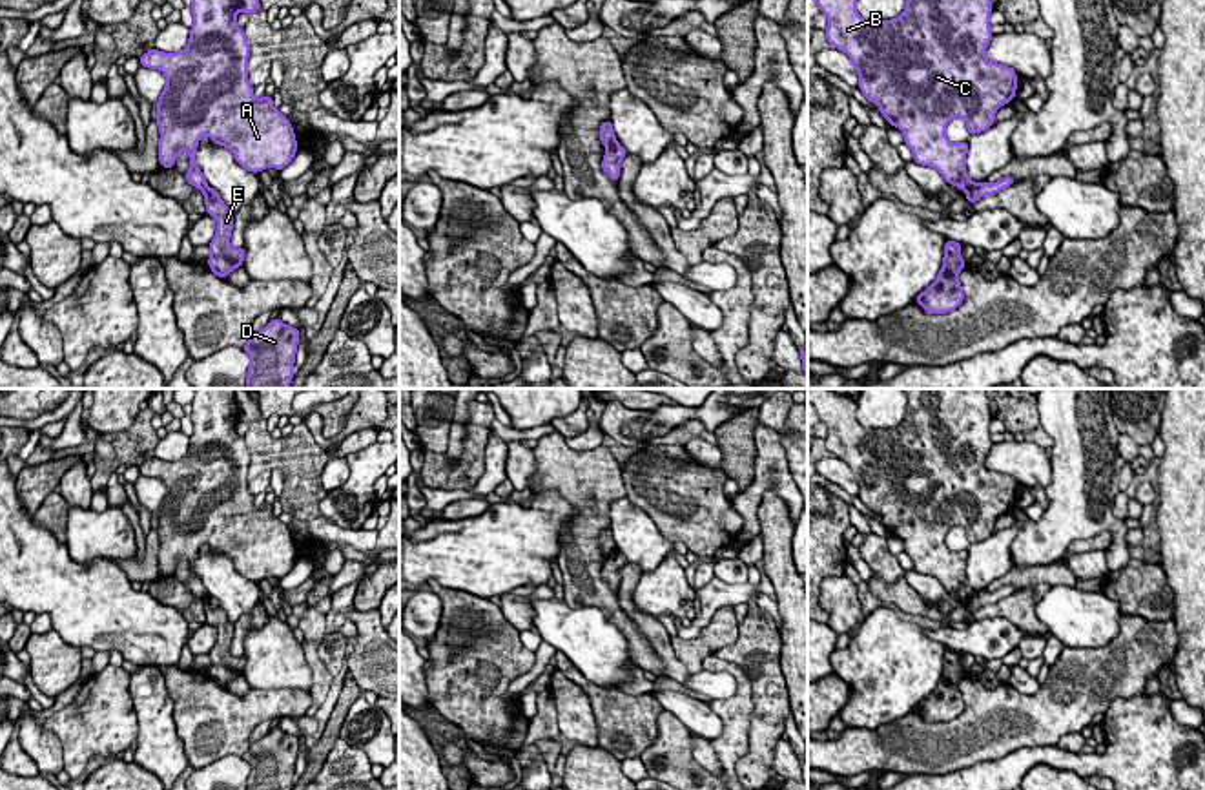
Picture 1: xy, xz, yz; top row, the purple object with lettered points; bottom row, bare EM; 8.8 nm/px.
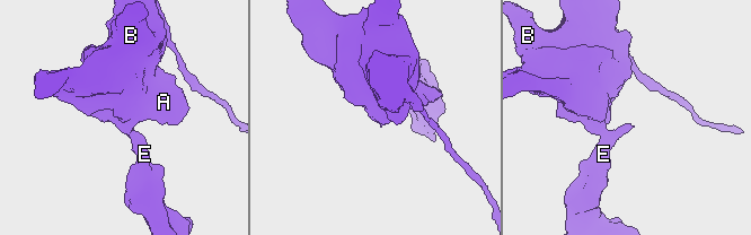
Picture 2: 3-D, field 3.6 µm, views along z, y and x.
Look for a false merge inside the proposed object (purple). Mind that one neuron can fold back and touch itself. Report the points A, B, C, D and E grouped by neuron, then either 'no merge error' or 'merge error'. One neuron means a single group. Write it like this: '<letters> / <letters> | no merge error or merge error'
A B C / D E | merge error

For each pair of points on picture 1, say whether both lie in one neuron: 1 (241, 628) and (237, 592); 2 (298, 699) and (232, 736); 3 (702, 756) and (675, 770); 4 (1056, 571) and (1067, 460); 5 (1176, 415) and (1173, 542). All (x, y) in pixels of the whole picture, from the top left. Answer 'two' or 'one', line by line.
1: two
2: one
3: two
4: two
5: one

